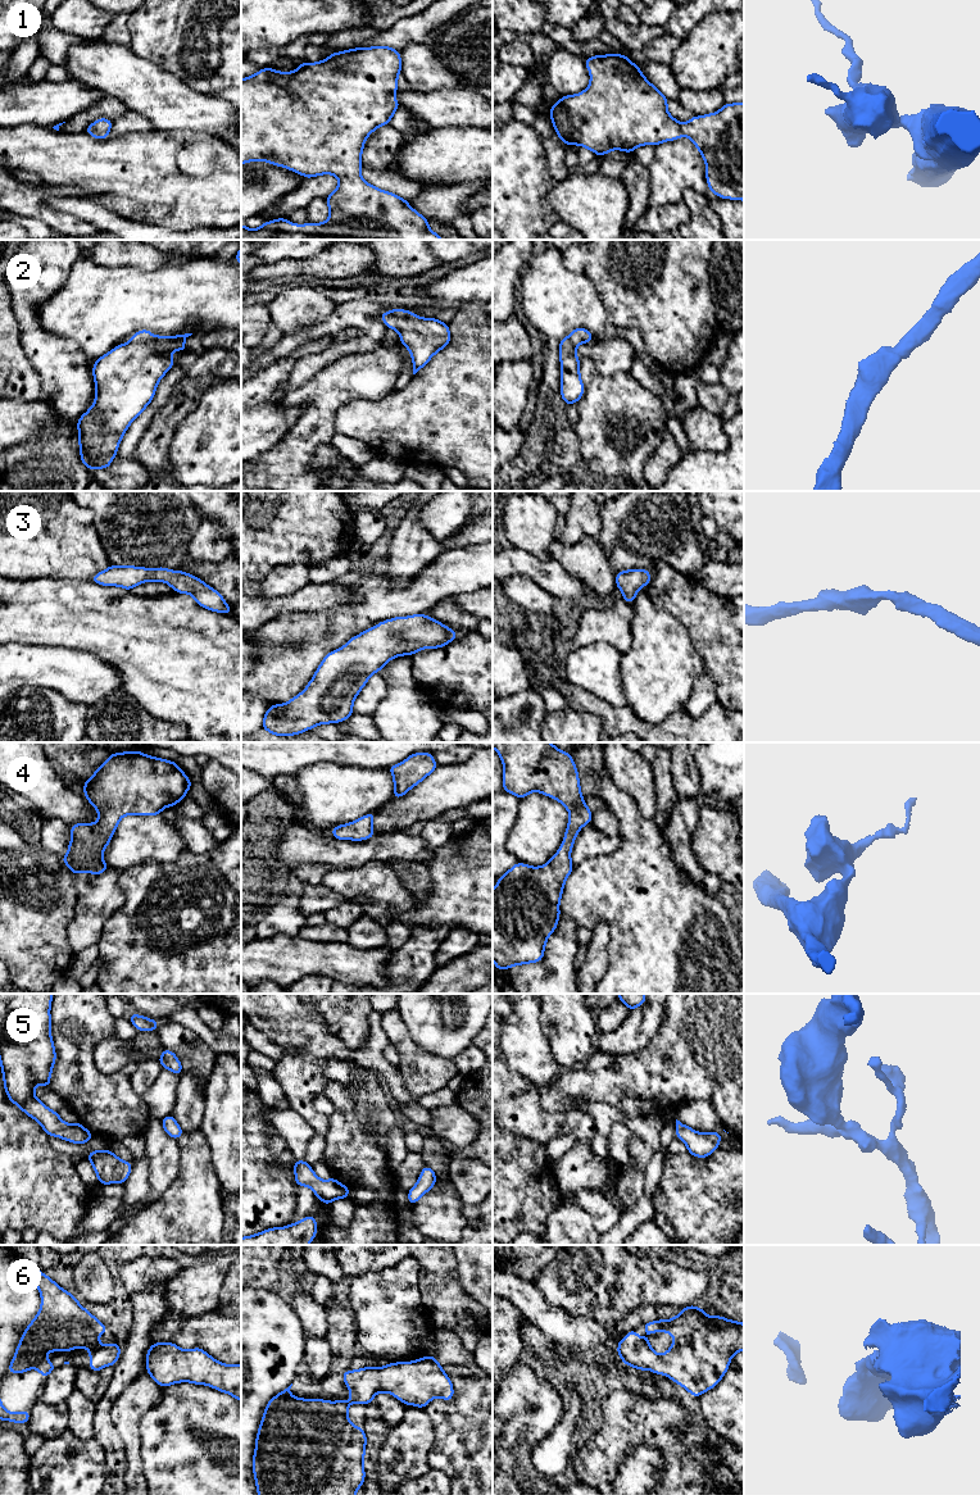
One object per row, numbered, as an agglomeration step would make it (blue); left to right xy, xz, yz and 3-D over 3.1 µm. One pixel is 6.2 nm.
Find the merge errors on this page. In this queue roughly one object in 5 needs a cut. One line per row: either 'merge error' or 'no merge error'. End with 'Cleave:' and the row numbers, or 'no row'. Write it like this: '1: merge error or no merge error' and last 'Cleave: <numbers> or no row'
1: no merge error
2: no merge error
3: no merge error
4: no merge error
5: no merge error
6: no merge error
Cleave: no row

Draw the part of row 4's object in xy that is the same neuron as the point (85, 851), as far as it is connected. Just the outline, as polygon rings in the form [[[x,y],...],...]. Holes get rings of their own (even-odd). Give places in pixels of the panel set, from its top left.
[[[140,750],[110,754],[92,777],[83,781],[83,786],[83,796],[96,808],[99,821],[71,826],[72,840],[68,854],[60,858],[74,876],[80,872],[100,874],[108,869],[109,865],[103,860],[104,849],[122,817],[158,815],[165,806],[173,808],[186,798],[187,790],[192,787],[176,762],[145,755]]]

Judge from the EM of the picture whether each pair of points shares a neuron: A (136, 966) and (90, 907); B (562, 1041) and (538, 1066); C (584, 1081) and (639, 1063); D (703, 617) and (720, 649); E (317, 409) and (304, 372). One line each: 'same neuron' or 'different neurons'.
A: different neurons
B: different neurons
C: same neuron
D: same neuron
E: different neurons

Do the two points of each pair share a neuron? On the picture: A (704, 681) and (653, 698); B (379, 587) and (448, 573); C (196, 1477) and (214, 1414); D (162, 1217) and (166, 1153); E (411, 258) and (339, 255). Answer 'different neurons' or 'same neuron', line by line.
A: different neurons
B: same neuron
C: same neuron
D: different neurons
E: different neurons

